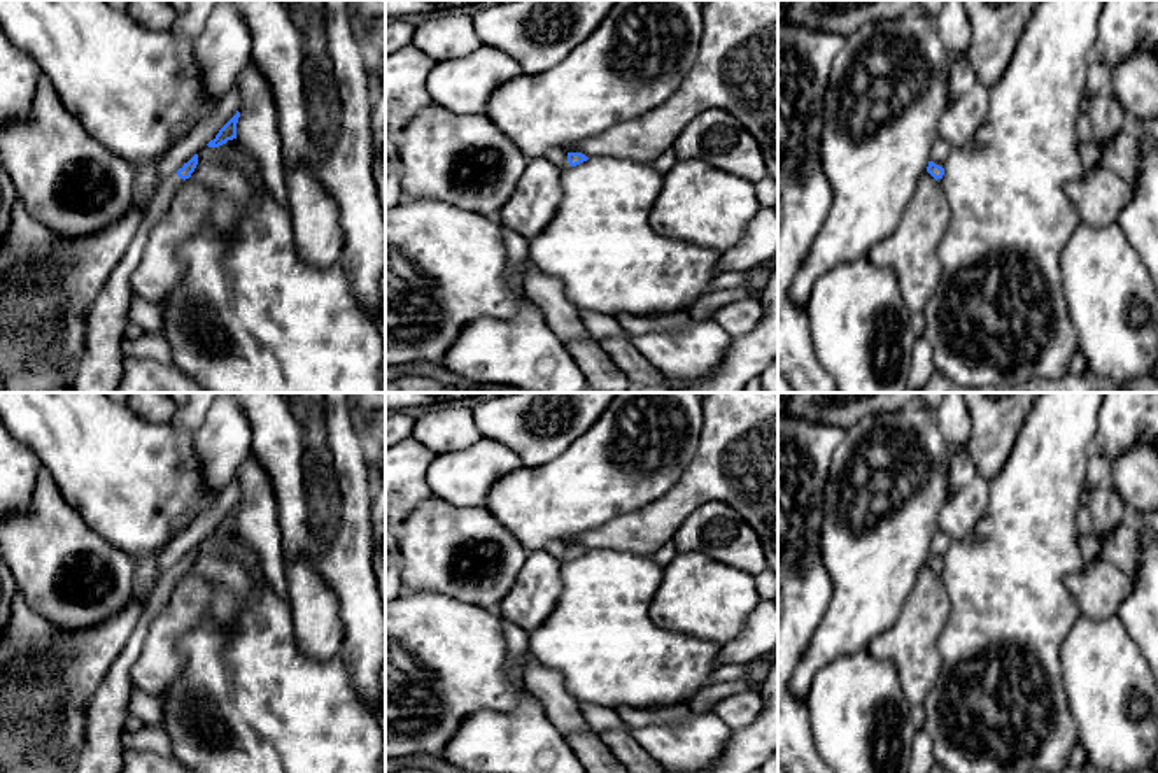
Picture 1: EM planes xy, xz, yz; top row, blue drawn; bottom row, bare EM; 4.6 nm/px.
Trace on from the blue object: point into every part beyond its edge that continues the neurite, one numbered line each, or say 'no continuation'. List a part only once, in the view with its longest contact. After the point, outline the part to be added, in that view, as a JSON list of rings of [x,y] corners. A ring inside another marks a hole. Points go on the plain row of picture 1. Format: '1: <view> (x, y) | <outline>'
1: xy (104, 751) | [[[173,566],[158,578],[137,628],[95,691],[86,713],[86,738],[77,755],[75,773],[121,773],[128,750],[123,743],[123,724],[128,715],[130,692],[135,687],[131,668],[140,656],[152,619],[165,608],[182,577],[184,571]]]

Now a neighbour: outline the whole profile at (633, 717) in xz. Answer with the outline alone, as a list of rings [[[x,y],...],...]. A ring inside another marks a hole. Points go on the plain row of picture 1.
[[[678,703],[660,710],[638,710],[631,706],[618,706],[615,712],[629,727],[643,727],[662,722],[683,722],[692,712],[688,705]]]

